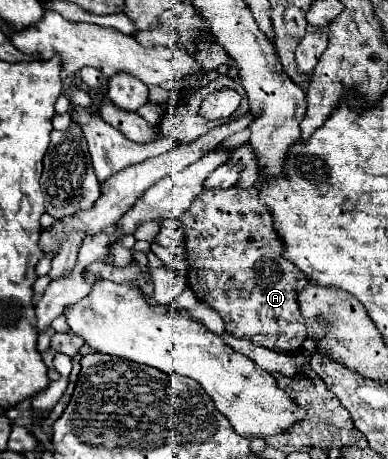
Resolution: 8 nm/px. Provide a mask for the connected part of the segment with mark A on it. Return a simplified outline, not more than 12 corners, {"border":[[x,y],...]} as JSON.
{"border":[[254,188],[182,214],[188,284],[226,332],[300,354],[298,290]]}

